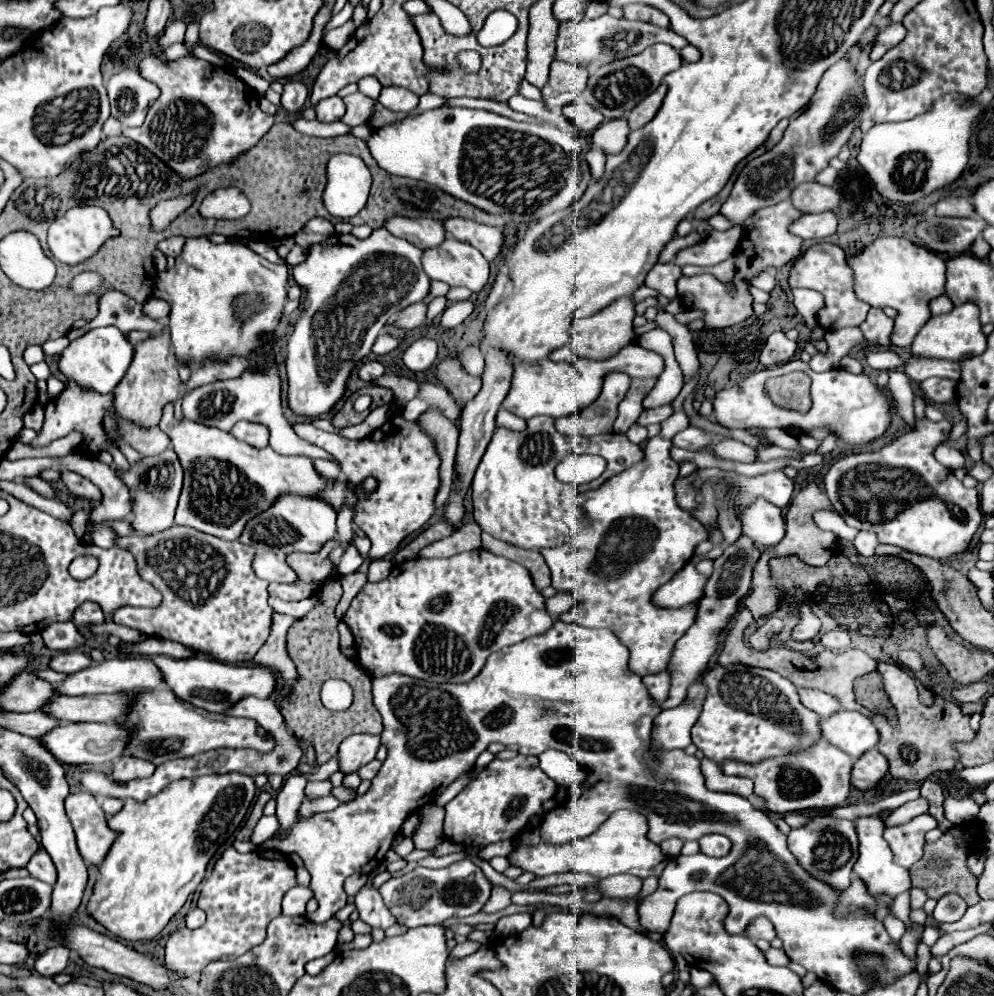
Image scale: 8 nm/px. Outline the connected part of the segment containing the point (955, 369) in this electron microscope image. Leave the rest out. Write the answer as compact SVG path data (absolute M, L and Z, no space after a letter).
M908 359L904 365L904 373L914 385L920 385L928 377L944 377L952 381L960 381L960 365L958 363L948 363L940 359Z

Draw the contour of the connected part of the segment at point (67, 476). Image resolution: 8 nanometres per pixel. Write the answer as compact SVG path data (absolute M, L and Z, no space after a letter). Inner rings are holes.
M62 471L60 475L62 475L62 481L64 481L64 485L68 487L70 493L74 493L78 497L92 499L92 501L100 501L102 499L100 489L92 481L88 481L86 477L82 477L82 475L74 473L74 471Z

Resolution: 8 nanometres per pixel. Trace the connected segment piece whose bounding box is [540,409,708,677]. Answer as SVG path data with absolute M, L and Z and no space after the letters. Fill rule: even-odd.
M682 409L676 411L672 417L668 417L666 421L662 421L662 431L646 441L642 461L638 461L628 471L622 471L616 477L608 479L598 489L578 495L580 499L578 531L558 547L540 549L542 557L546 559L552 571L552 587L556 587L558 591L572 591L576 599L580 599L580 603L576 603L572 611L560 615L560 619L584 627L606 627L614 631L630 651L628 667L640 677L664 671L668 667L676 641L688 631L696 615L694 605L686 605L682 609L660 609L654 607L650 601L652 593L660 585L670 581L690 561L696 545L708 539L706 529L676 503L674 481L678 479L678 463L670 457L670 449L672 449L672 437L684 431L688 425L690 419Z

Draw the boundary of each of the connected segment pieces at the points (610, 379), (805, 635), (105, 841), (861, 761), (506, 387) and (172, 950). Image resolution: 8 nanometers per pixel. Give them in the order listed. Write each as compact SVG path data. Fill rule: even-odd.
M608 373L604 377L602 393L596 403L592 403L592 407L586 407L586 411L568 415L566 419L558 419L556 427L560 427L560 431L572 437L612 433L614 419L618 415L618 403L624 399L628 383L630 379L626 373Z
M800 607L800 623L798 627L794 627L796 631L796 641L808 641L814 639L818 635L820 629L820 621L816 619L816 615L812 611L808 611L808 607Z
M84 791L68 795L66 815L74 827L80 855L92 865L98 865L116 839L116 833L108 829L96 797Z
M870 749L854 761L850 781L856 789L864 791L874 787L886 773L888 773L888 761L884 759L884 755L878 753L876 749Z
M488 347L486 351L486 371L482 375L482 389L480 393L466 403L464 411L462 411L462 429L460 429L460 439L458 439L458 451L456 451L456 465L458 465L458 471L460 471L460 477L458 481L454 483L456 491L450 493L450 499L448 499L448 505L446 505L446 517L448 517L448 523L456 525L462 515L464 515L464 507L462 507L462 497L466 493L466 489L470 487L470 481L472 481L472 475L490 443L490 437L492 437L492 431L494 431L494 425L496 425L496 413L504 401L504 397L508 395L510 391L510 379L512 379L512 373L514 373L514 357L508 355L508 351L504 349L498 349L498 347Z
M228 847L222 857L216 861L214 869L202 883L202 893L198 899L198 907L206 911L208 919L204 927L200 929L177 929L168 937L166 943L166 959L164 965L166 969L176 977L176 979L188 979L194 973L200 973L208 963L218 961L218 959L230 959L230 957L240 957L260 945L266 939L266 923L270 923L274 917L282 913L282 897L296 887L296 873L290 857L286 853L278 853L272 849L260 849L252 851L246 855L240 855L234 847Z

